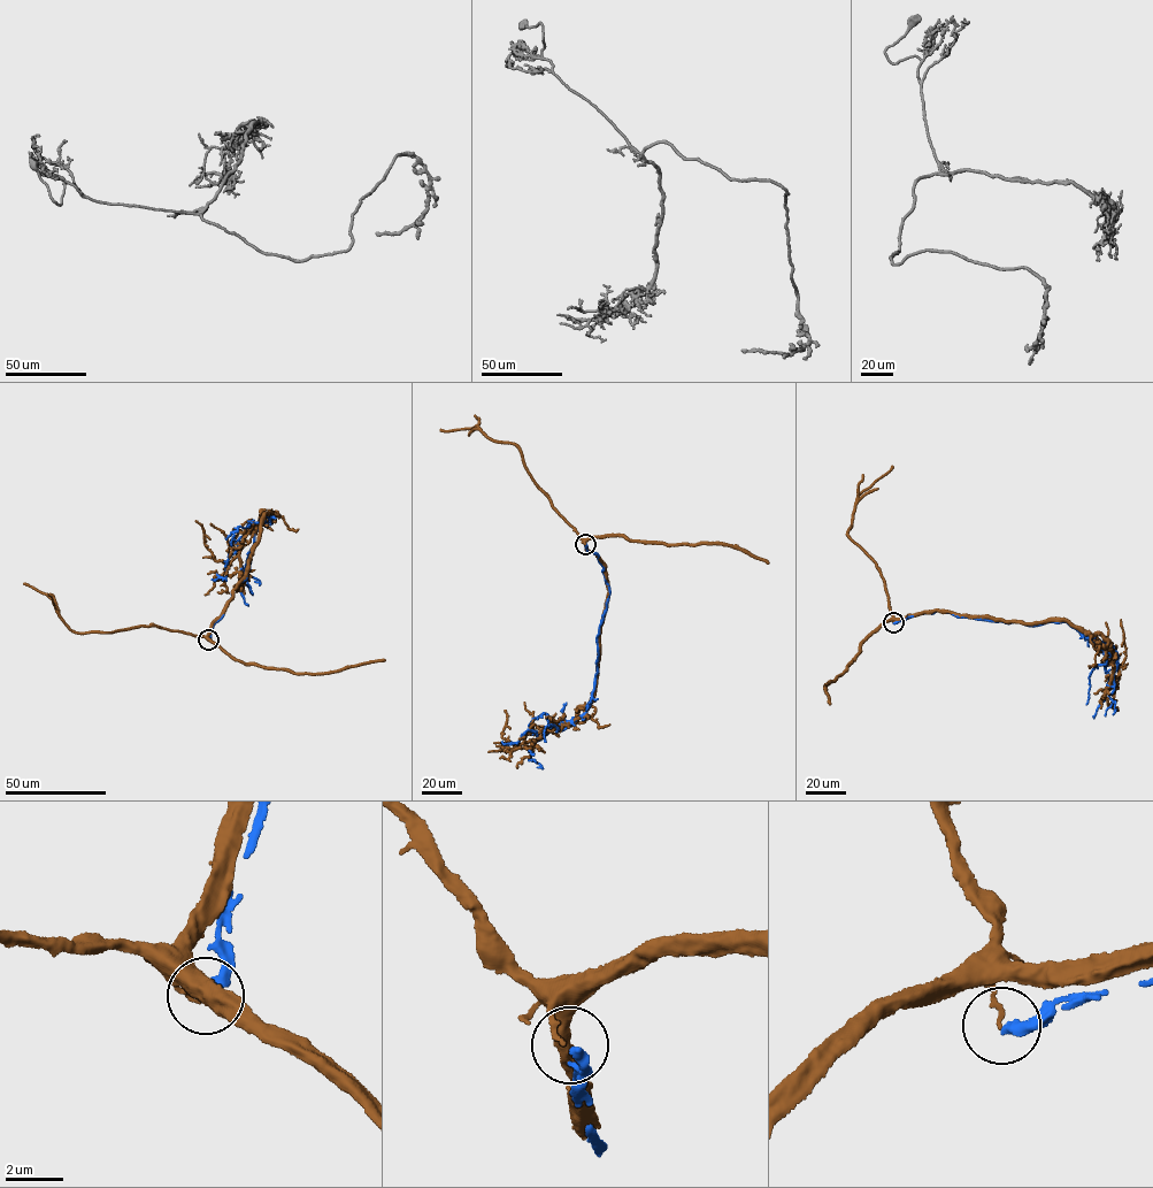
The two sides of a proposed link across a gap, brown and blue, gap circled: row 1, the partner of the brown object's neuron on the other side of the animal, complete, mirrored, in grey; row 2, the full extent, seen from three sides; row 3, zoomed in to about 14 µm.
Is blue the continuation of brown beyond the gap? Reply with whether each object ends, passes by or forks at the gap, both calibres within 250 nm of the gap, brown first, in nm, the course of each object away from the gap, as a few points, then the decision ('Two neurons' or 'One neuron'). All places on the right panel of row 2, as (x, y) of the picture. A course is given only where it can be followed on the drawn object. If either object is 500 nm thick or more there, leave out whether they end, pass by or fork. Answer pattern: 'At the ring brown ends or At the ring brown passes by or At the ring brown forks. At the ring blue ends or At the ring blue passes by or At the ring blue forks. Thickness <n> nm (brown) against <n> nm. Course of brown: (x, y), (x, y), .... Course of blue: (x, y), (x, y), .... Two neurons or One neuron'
At the ring brown ends. At the ring blue ends. Thickness 160 nm (brown) against 360 nm. Course of brown: (893, 622), (893, 619), (936, 610), (1028, 623), (1067, 621), (1108, 641), (1115, 676), (1125, 656), (1121, 619). Course of blue: (893, 623), (936, 611), (1035, 626), (1067, 622), (1117, 654), (1114, 689), (1093, 715). Two neurons

